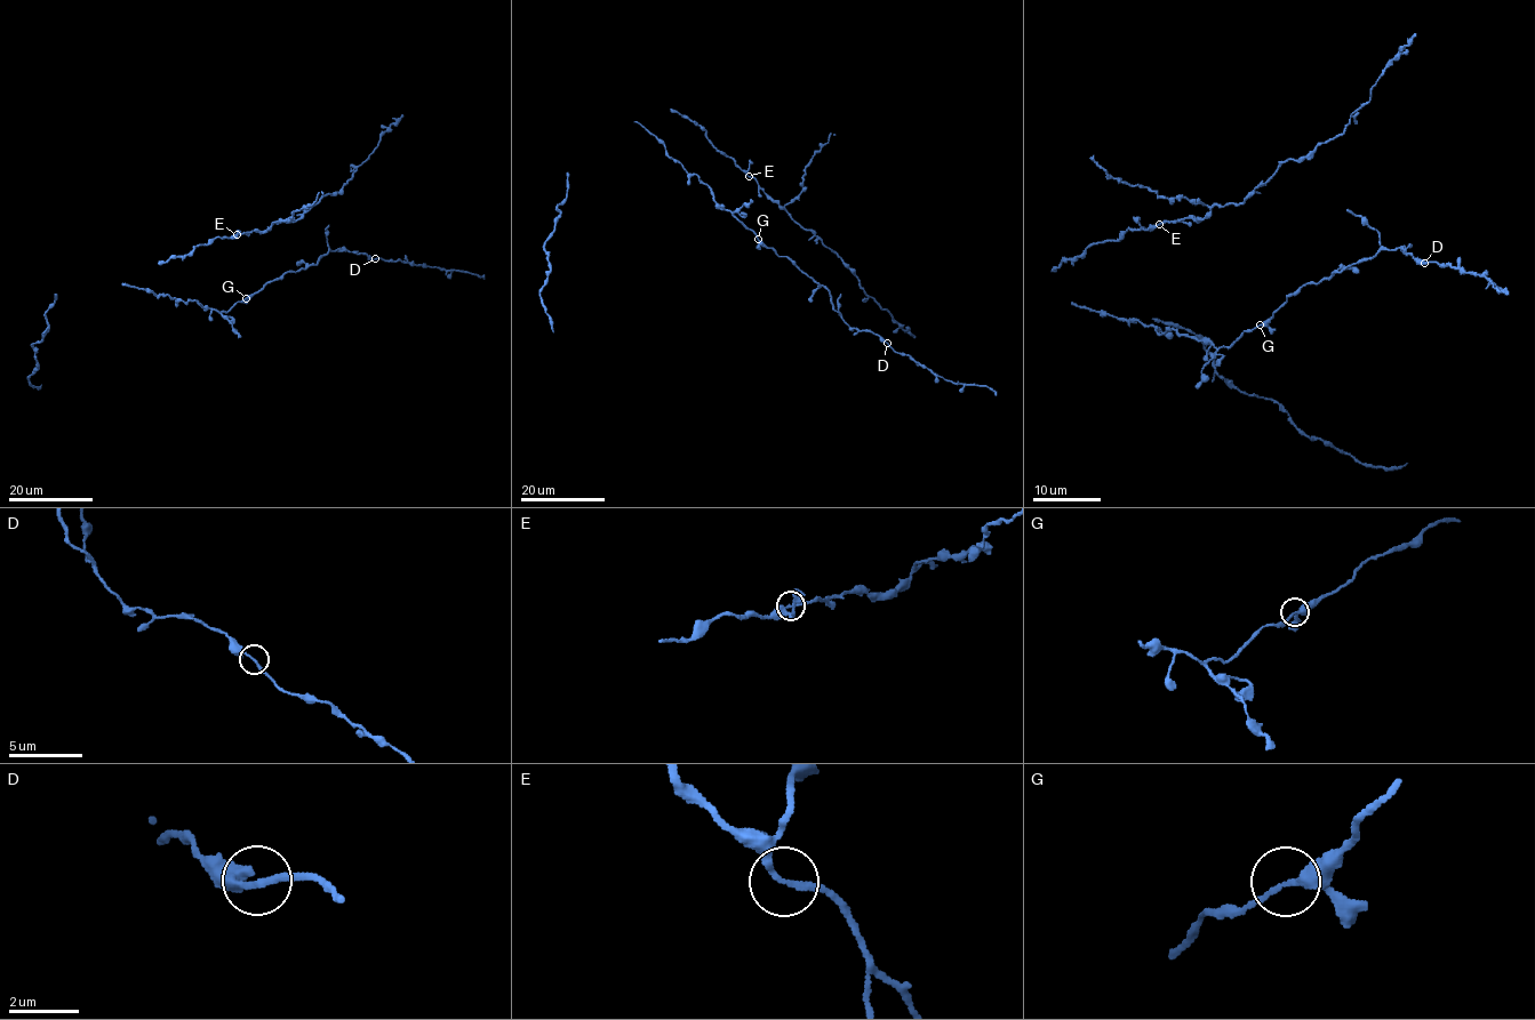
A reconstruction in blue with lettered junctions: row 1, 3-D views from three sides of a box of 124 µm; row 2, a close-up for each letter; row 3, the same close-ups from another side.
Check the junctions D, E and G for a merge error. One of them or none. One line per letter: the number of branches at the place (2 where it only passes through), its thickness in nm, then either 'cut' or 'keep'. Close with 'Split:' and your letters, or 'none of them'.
D: 2 branches meet; 180 nm thick; keep
E: 2 branches meet; 190 nm thick; keep
G: 2 branches meet; 190 nm thick; keep
Split: none of them

